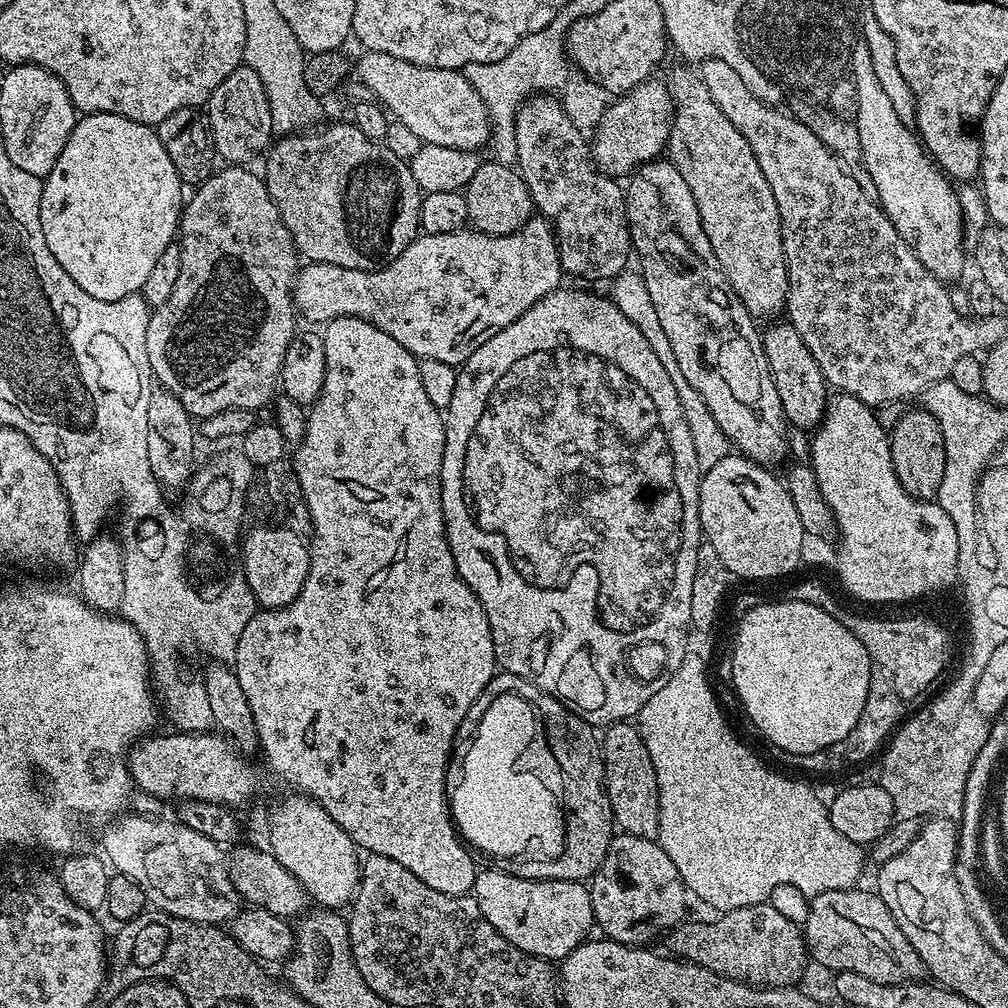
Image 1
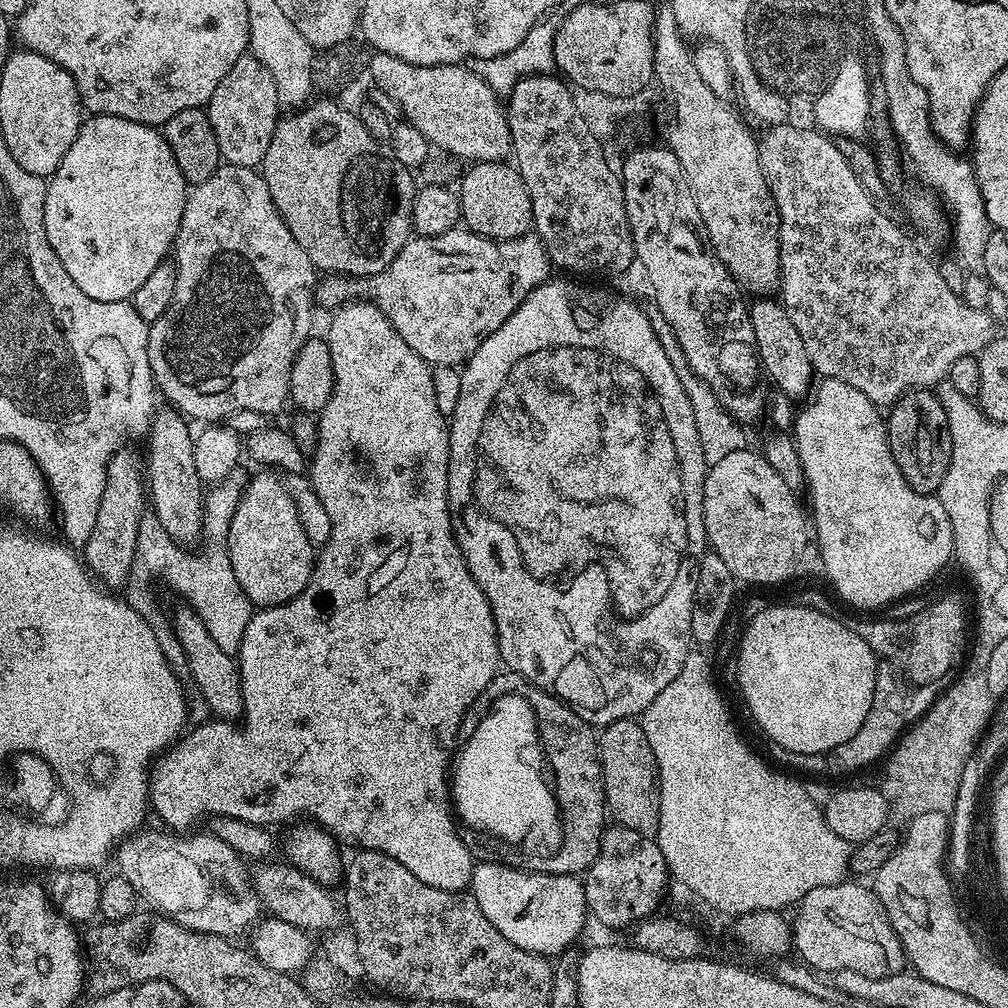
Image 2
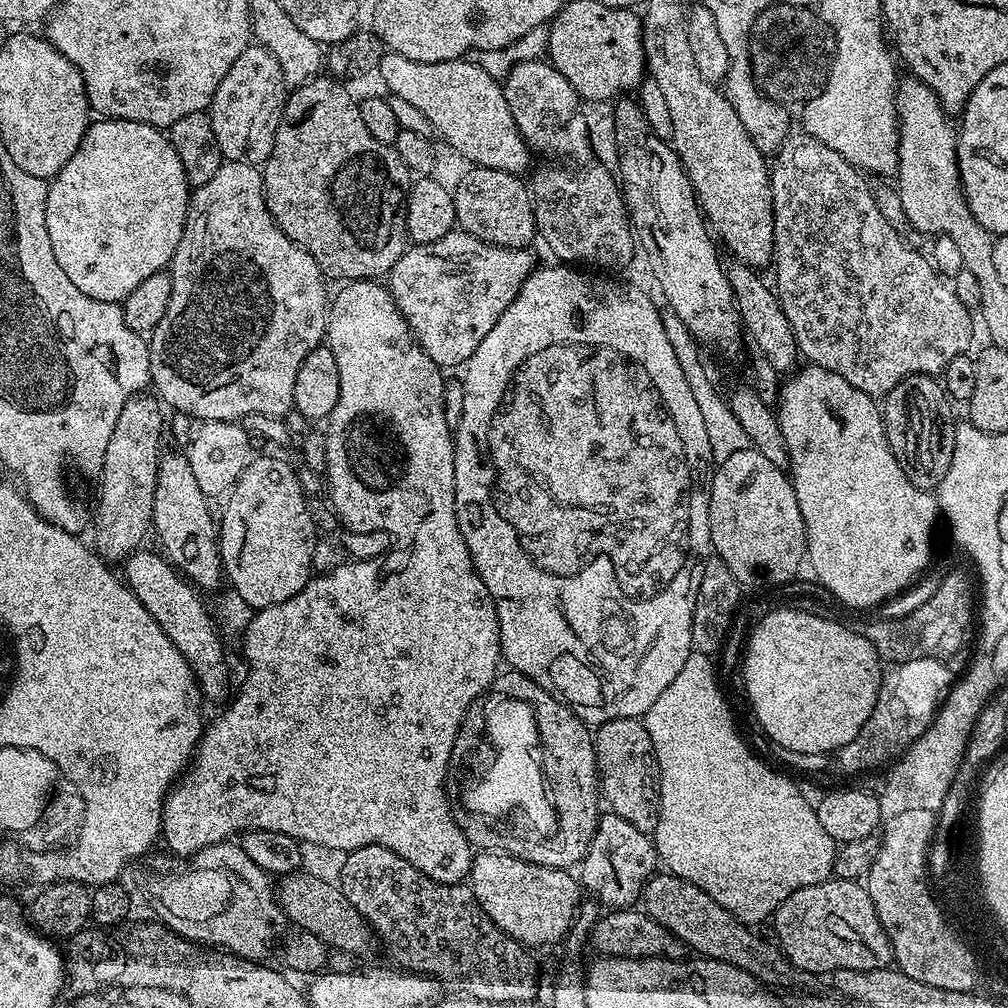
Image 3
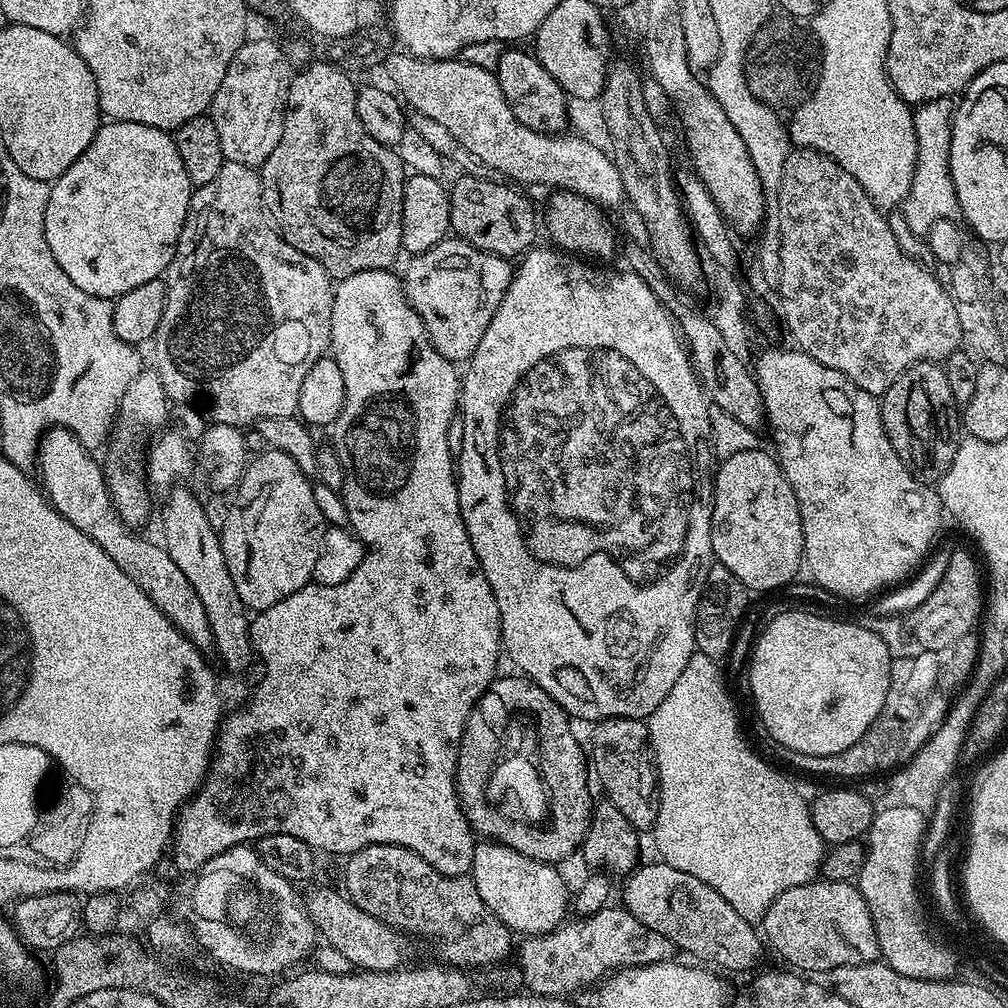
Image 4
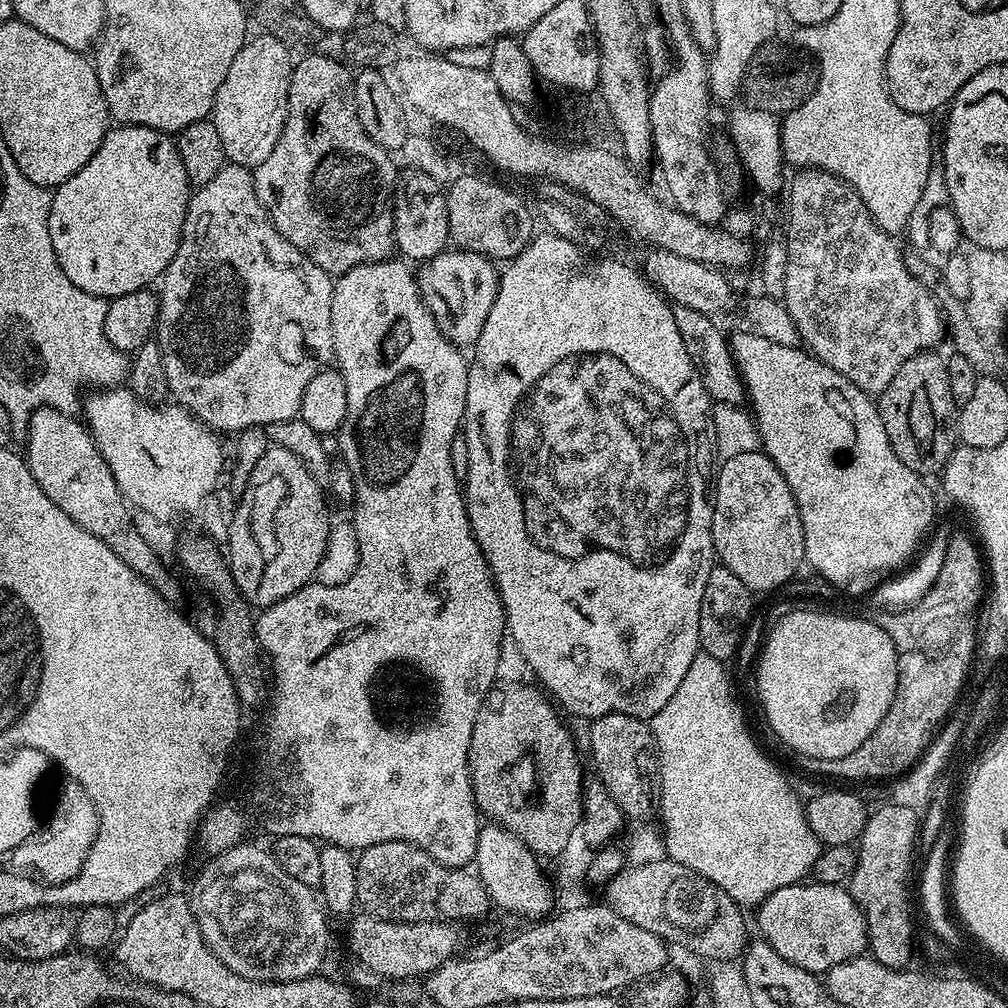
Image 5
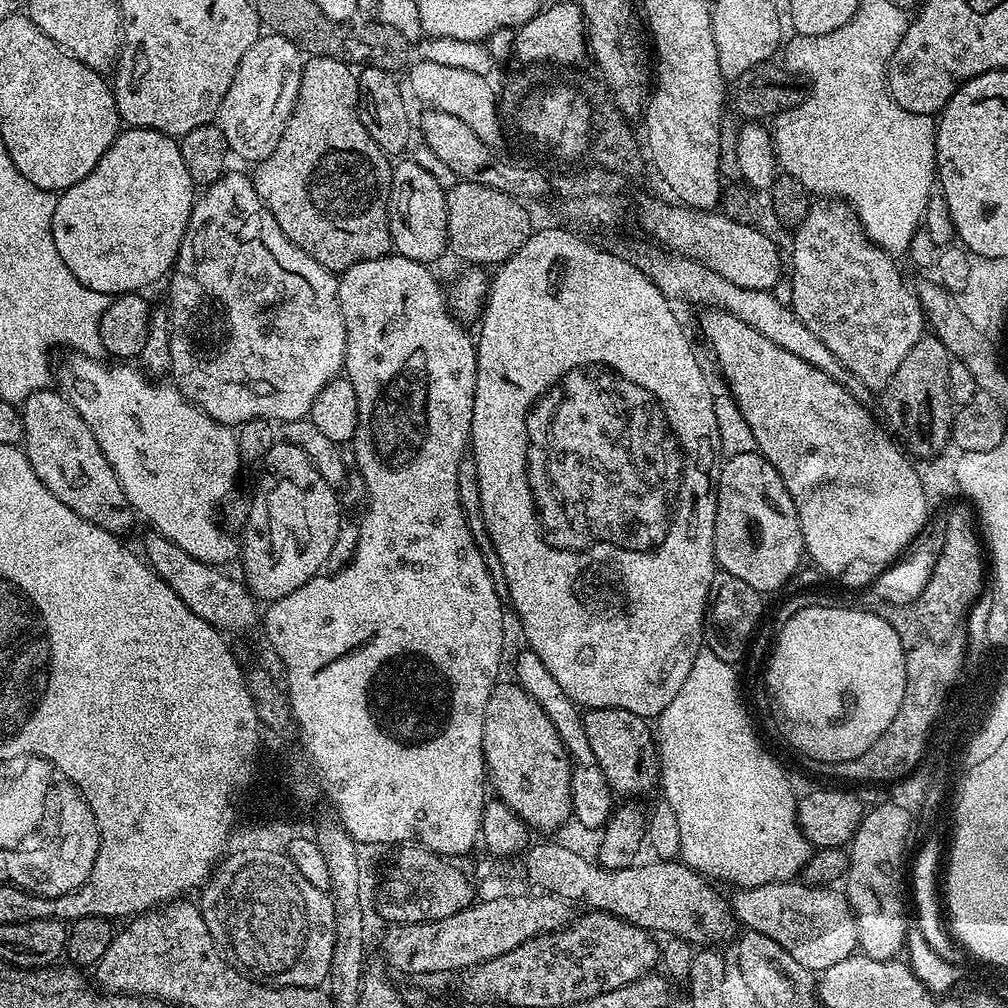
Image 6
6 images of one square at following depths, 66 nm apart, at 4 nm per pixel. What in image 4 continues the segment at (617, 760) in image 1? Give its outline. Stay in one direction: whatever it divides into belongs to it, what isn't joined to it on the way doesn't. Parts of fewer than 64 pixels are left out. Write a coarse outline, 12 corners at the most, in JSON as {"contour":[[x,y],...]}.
{"contour":[[619,716],[592,732],[590,764],[633,828],[658,818],[648,725]]}

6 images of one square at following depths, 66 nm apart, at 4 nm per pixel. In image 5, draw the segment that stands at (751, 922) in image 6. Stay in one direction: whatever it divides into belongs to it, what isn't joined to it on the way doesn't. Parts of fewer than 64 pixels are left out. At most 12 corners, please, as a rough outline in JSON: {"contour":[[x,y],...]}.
{"contour":[[801,882],[755,909],[786,962],[827,974],[869,951],[847,887]]}

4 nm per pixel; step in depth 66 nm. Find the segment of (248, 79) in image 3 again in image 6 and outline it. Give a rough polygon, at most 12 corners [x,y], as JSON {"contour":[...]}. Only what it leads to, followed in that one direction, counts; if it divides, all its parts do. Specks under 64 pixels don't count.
{"contour":[[261,34],[218,123],[233,157],[274,154],[306,56]]}

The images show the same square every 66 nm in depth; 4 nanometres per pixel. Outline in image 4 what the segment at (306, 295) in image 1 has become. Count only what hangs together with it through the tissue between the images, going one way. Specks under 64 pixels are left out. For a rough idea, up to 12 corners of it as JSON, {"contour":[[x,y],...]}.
{"contour":[[446,238],[402,287],[430,342],[471,360],[514,275]]}

